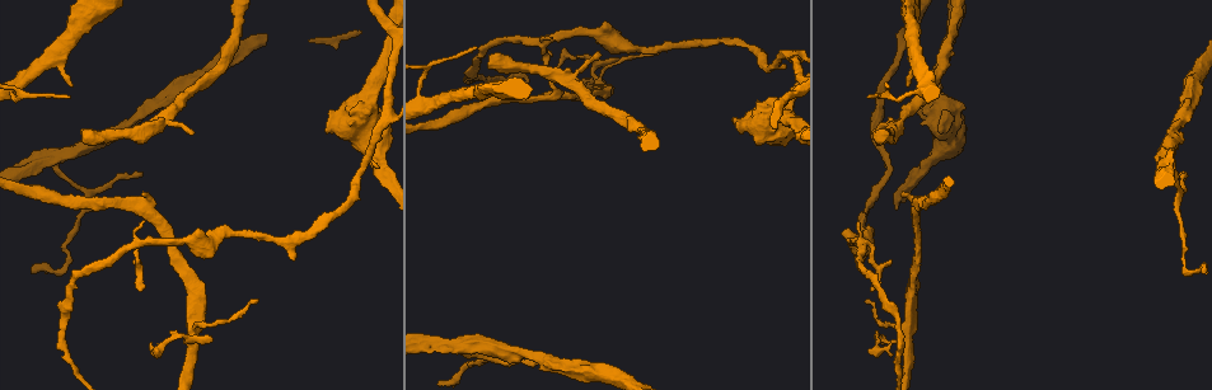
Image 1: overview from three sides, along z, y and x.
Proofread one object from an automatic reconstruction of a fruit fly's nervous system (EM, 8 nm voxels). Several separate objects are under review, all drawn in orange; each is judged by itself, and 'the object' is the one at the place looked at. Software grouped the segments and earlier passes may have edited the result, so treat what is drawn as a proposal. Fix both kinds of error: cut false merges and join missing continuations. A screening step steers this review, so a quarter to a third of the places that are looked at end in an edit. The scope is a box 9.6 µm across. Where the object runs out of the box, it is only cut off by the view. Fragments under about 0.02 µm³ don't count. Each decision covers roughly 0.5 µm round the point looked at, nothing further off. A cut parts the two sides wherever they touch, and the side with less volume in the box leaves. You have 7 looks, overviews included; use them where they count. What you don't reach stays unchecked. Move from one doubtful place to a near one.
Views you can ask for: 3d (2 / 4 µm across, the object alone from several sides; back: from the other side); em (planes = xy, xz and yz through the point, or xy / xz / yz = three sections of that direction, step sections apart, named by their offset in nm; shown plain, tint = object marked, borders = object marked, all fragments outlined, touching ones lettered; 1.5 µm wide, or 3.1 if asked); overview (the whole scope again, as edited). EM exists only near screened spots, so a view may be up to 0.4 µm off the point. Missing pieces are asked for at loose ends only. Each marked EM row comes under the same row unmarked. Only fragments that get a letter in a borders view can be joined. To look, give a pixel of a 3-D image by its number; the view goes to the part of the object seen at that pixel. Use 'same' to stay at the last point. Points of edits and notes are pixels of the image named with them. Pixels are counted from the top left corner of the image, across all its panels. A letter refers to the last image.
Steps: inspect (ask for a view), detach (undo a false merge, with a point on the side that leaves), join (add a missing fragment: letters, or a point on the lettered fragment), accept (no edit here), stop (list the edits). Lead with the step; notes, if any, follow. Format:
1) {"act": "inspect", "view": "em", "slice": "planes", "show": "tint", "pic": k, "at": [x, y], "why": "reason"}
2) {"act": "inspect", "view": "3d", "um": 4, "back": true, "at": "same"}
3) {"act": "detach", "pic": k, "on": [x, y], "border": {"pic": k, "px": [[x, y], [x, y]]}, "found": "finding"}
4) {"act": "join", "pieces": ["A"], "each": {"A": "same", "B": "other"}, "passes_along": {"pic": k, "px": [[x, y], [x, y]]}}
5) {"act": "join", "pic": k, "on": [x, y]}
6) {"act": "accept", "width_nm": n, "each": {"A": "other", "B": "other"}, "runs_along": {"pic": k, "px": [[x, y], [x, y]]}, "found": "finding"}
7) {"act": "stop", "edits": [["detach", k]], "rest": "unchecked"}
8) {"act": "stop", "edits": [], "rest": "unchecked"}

{"act": "inspect", "view": "em", "slice": "xz", "step": 8, "show": "borders", "pic": 1, "at": [69, 85], "why": "an open end"}

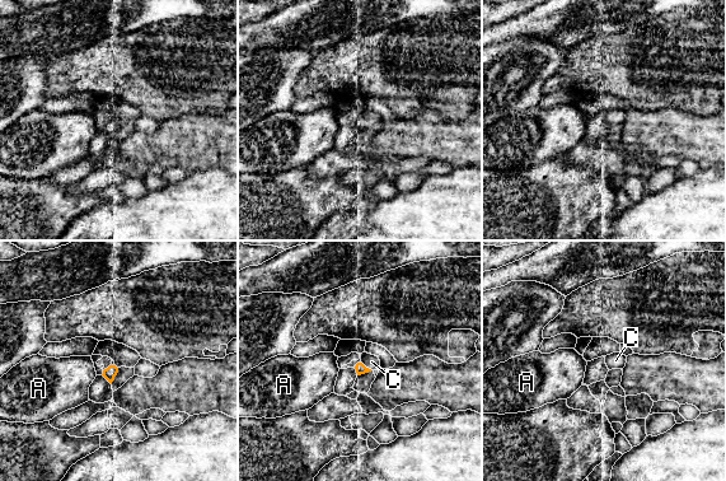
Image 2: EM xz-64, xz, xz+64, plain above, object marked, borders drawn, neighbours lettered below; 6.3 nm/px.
{"act": "join", "pieces": ["C"], "each": {"A": "other", "C": "same"}, "found": "the neuron continues"}

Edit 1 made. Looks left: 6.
{"act": "inspect", "view": "overview"}

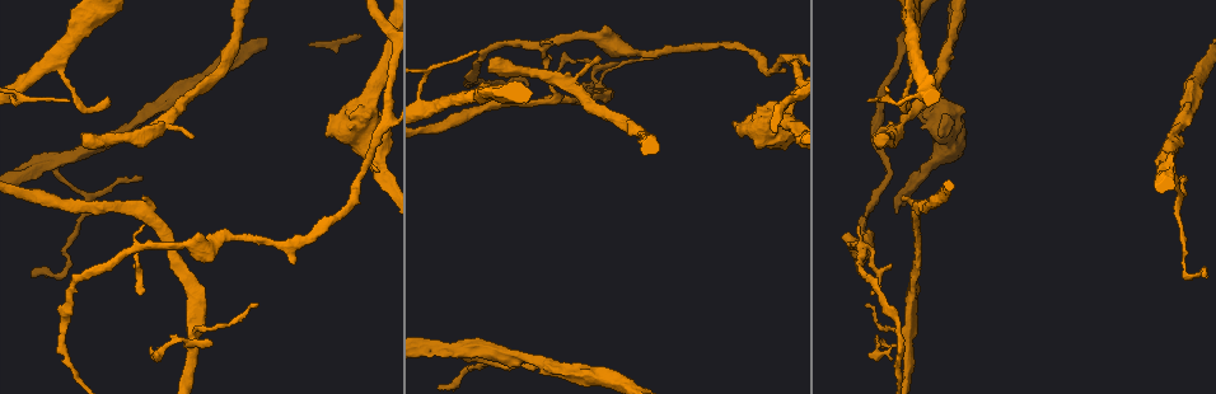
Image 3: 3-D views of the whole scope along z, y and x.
{"act": "inspect", "view": "3d", "um": 4, "pic": 3, "at": [637, 53], "why": "sudden change in width"}

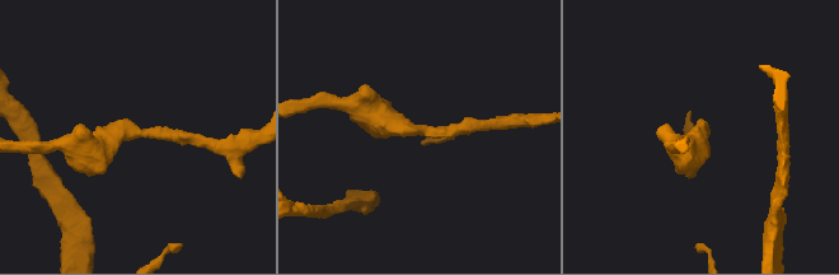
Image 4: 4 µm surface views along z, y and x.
{"act": "inspect", "view": "em", "slice": "planes", "show": "borders", "pic": 4, "at": [132, 130], "arm_widths_nm": [190, 480], "why": "now the EM"}

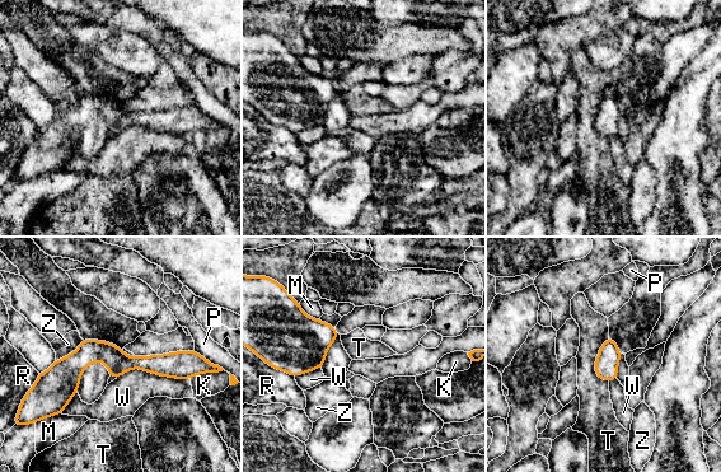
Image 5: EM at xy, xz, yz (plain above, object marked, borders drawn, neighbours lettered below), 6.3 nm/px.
{"act": "accept", "width_nm": 150, "longest_contact_nm": ["W", 480], "each": {"K": "other", "M": "other", "P": "other", "R": "other", "T": "other", "W": "other", "Z": "other"}, "found": "continuous, no second neuron"}

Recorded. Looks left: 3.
{"act": "stop", "edits": [["join", 2]], "rest": "unchecked"}

